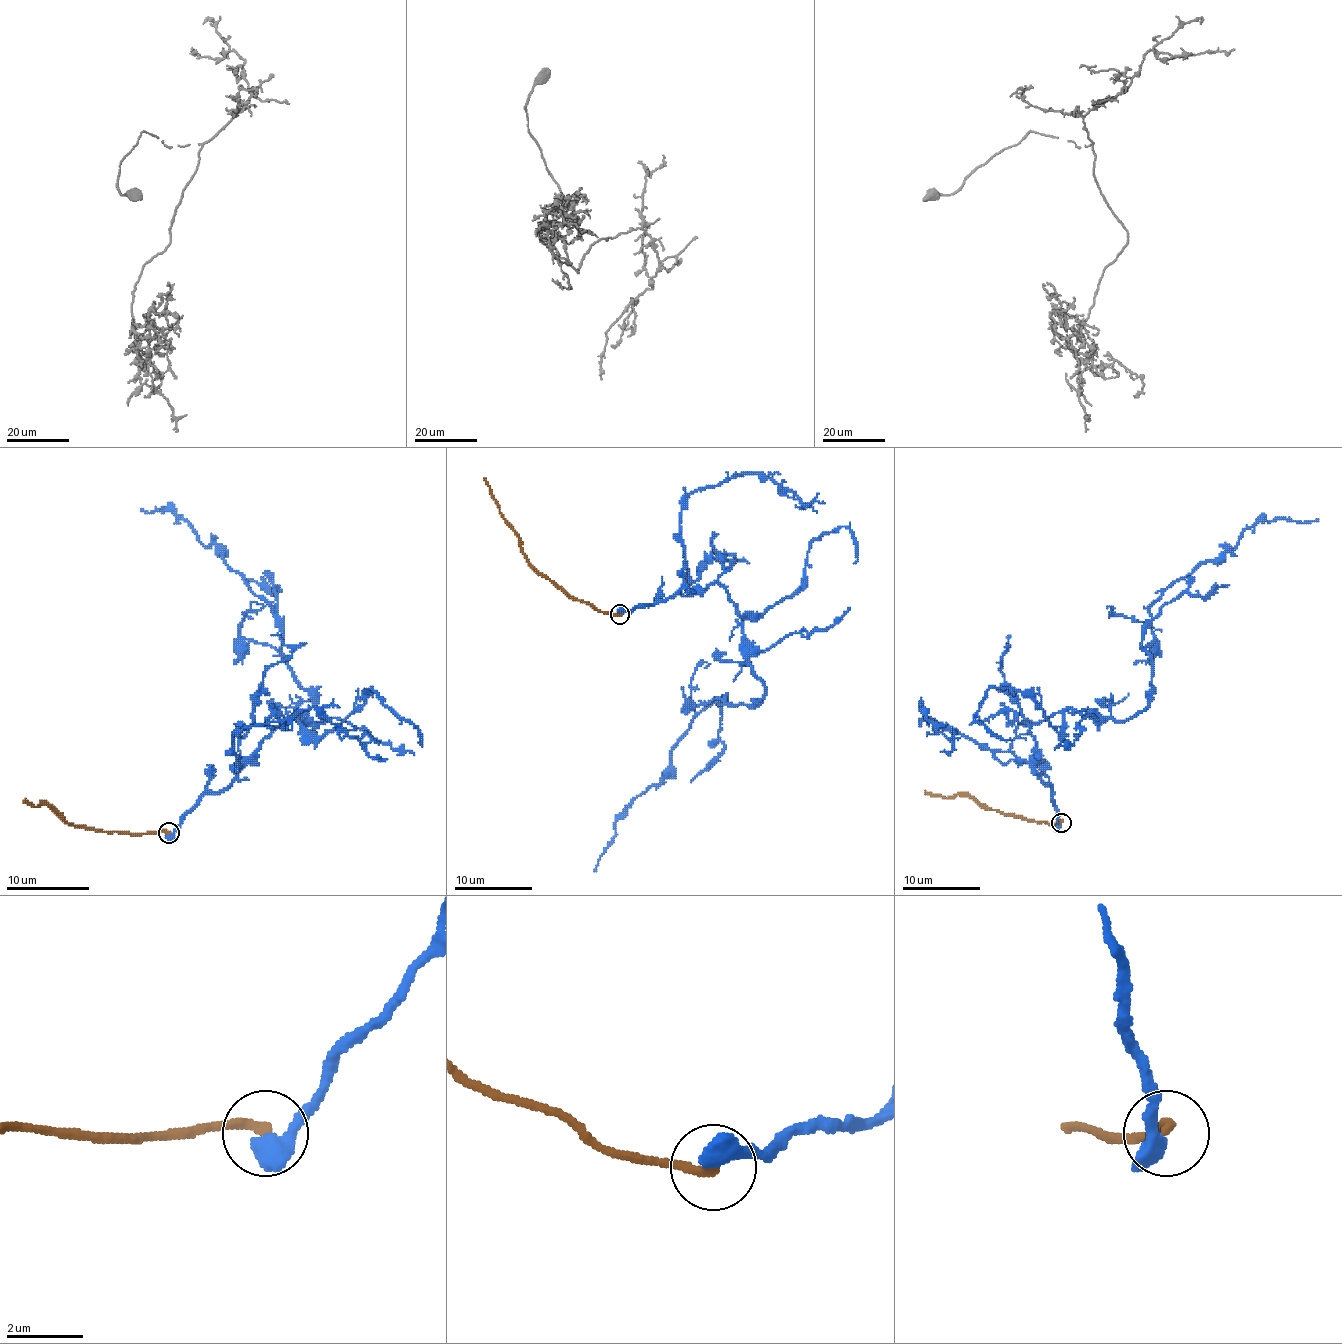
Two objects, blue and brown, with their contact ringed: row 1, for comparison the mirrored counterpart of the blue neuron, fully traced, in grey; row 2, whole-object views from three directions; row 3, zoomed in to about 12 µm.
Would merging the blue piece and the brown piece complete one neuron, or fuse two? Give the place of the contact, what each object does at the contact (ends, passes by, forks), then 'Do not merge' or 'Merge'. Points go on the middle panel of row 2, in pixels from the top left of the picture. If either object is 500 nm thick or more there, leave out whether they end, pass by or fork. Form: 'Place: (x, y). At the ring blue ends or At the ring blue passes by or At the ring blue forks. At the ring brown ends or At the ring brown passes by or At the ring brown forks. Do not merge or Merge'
Place: (620, 614). At the ring blue passes by. At the ring brown ends. Do not merge

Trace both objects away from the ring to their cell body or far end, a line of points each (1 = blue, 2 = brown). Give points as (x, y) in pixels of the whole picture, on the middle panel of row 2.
1: (619, 613), (718, 582), (764, 695), (751, 706), (726, 695), (697, 716), (594, 871)
2: (619, 613), (604, 613), (584, 602), (569, 598), (542, 575), (524, 553), (518, 536), (499, 511), (486, 478)

